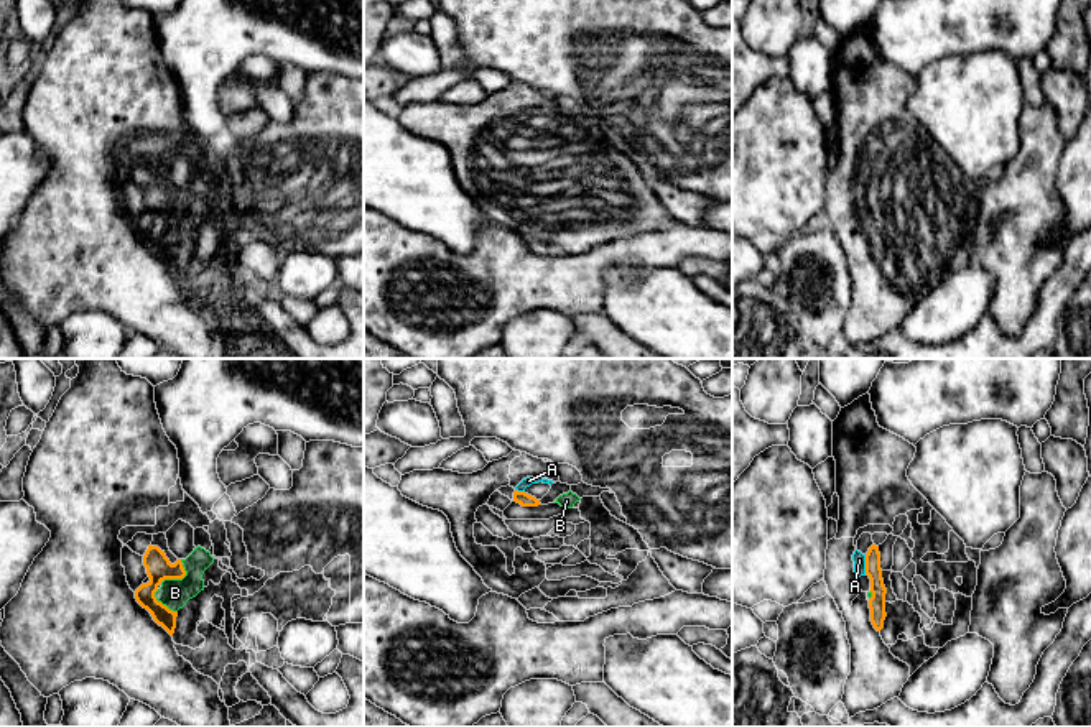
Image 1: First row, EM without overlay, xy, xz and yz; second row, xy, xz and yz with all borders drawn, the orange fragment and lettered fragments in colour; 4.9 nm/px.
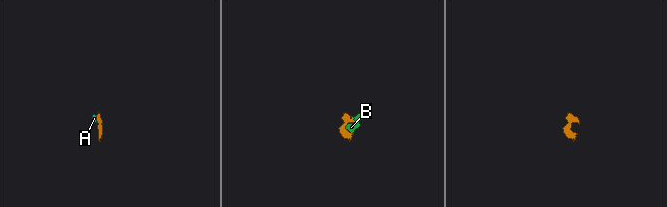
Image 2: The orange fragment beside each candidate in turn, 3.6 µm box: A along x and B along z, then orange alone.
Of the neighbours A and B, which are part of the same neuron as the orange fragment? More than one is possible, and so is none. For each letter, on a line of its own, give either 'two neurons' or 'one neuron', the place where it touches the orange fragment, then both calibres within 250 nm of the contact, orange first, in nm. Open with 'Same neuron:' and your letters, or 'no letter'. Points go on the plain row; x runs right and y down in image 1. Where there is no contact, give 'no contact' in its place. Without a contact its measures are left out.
Same neuron: A, B
A: one neuron; contact yz (866, 196); calibres 80 and 60 nm
B: one neuron; contact xy (180, 209); calibres 130 and 140 nm

